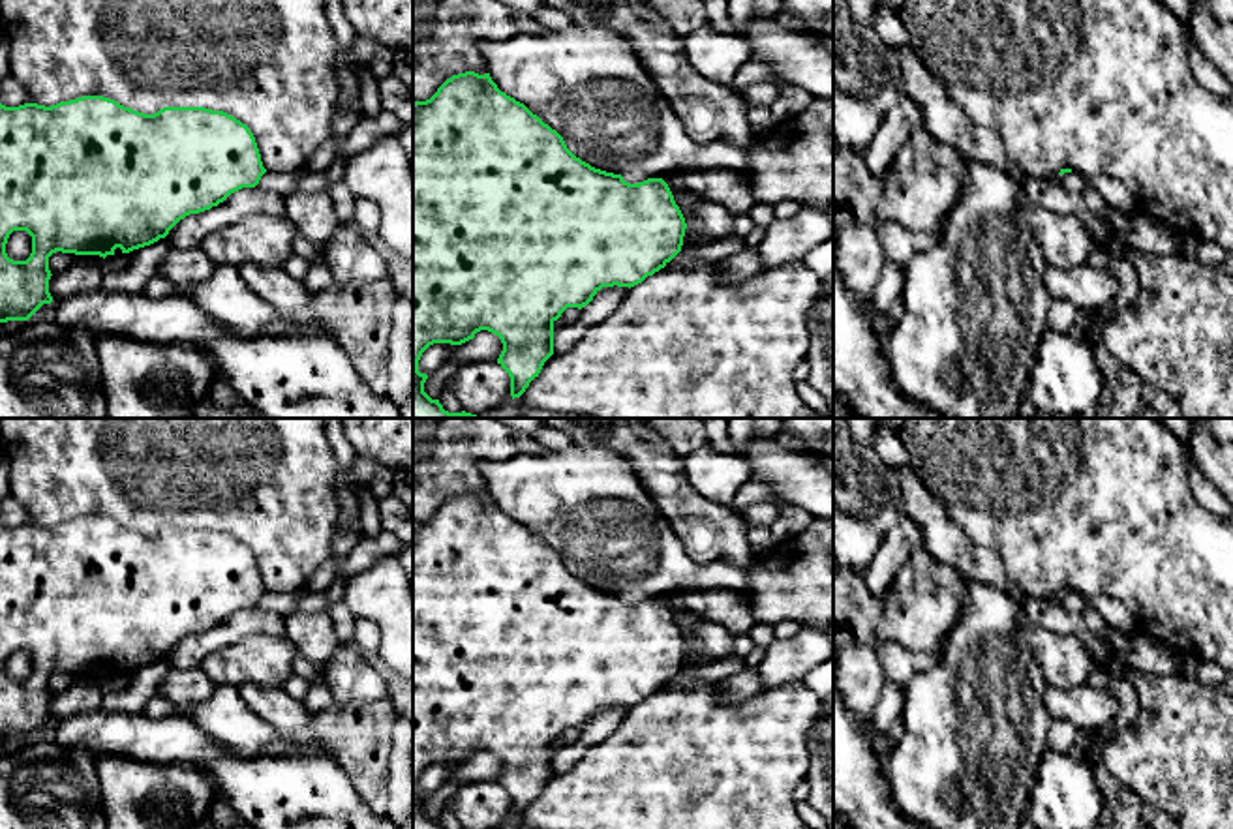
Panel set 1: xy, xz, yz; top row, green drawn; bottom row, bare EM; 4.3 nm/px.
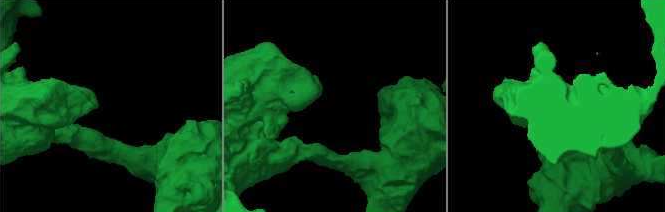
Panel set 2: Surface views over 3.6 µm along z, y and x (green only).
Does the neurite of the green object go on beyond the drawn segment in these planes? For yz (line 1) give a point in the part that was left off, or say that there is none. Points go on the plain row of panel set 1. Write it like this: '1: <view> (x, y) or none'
1: none

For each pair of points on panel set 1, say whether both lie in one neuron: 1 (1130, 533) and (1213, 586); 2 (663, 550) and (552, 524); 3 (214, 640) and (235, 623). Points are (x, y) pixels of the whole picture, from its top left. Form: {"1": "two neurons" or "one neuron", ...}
{"1": "one neuron", "2": "one neuron", "3": "one neuron"}

